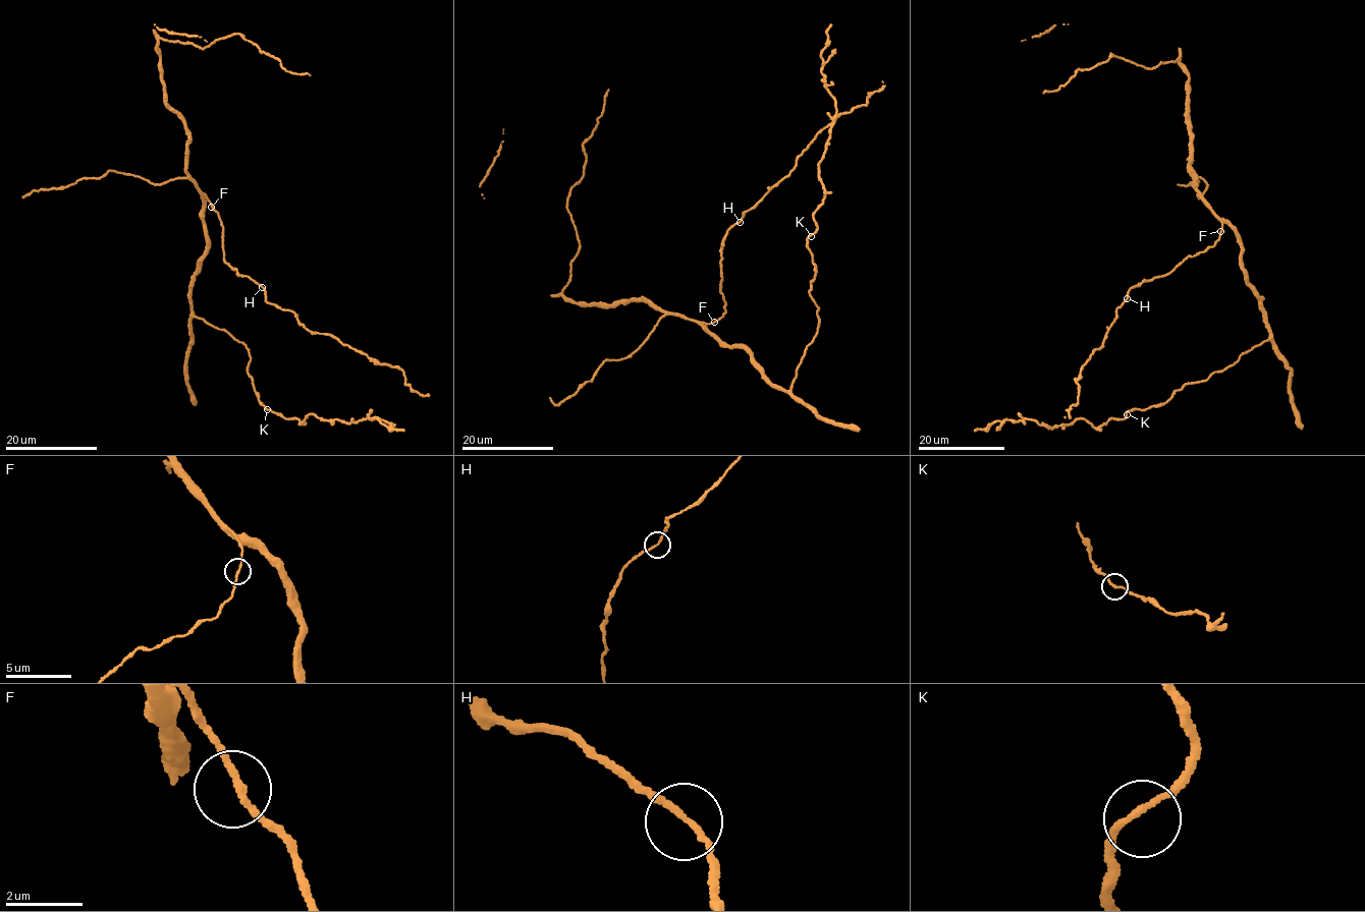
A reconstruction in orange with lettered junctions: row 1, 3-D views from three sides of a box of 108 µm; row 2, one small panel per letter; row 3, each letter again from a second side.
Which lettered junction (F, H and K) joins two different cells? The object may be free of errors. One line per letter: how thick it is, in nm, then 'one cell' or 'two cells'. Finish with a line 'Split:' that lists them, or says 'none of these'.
F: 160 nm thick; one cell
H: 150 nm thick; one cell
K: 160 nm thick; one cell
Split: none of these

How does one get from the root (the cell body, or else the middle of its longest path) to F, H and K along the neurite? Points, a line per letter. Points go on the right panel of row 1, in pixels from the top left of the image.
F: (1242, 259), (1238, 233), (1223, 221), (1220, 231)
H: (1242, 259), (1238, 233), (1222, 221), (1221, 232), (1214, 245), (1188, 255), (1168, 273), (1132, 286), (1127, 298)
K: (1242, 259), (1245, 282), (1259, 301), (1269, 338), (1241, 353), (1233, 365), (1185, 385), (1165, 402), (1127, 414)

